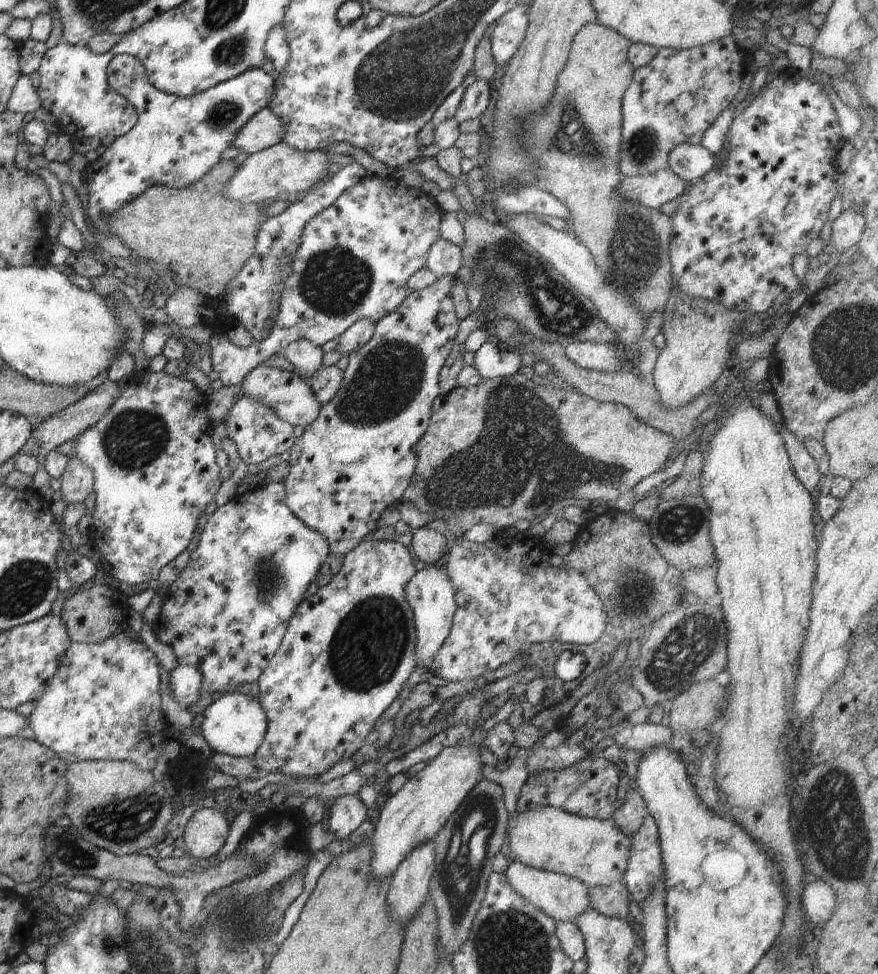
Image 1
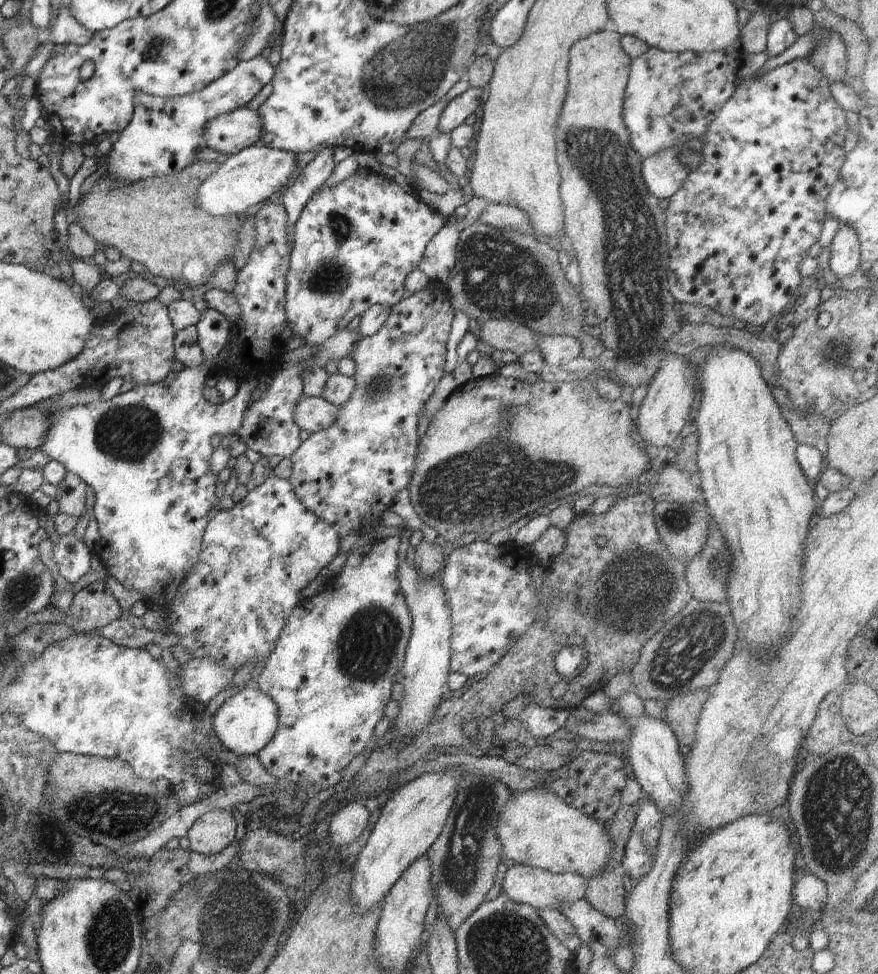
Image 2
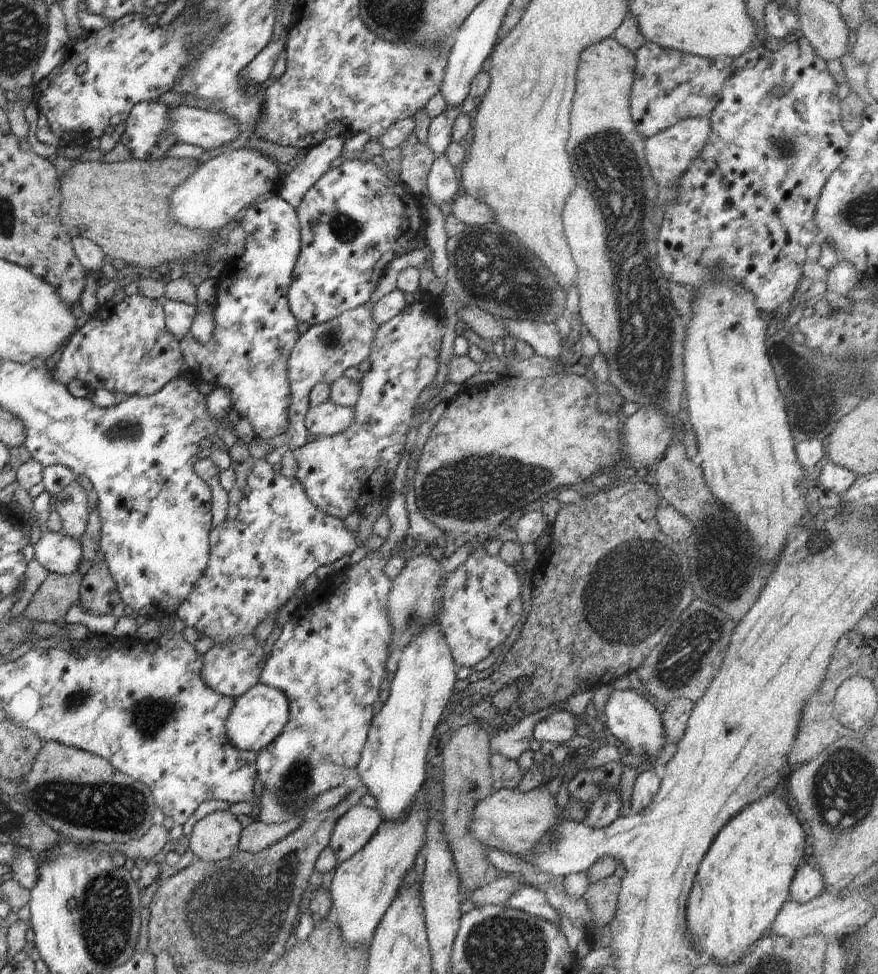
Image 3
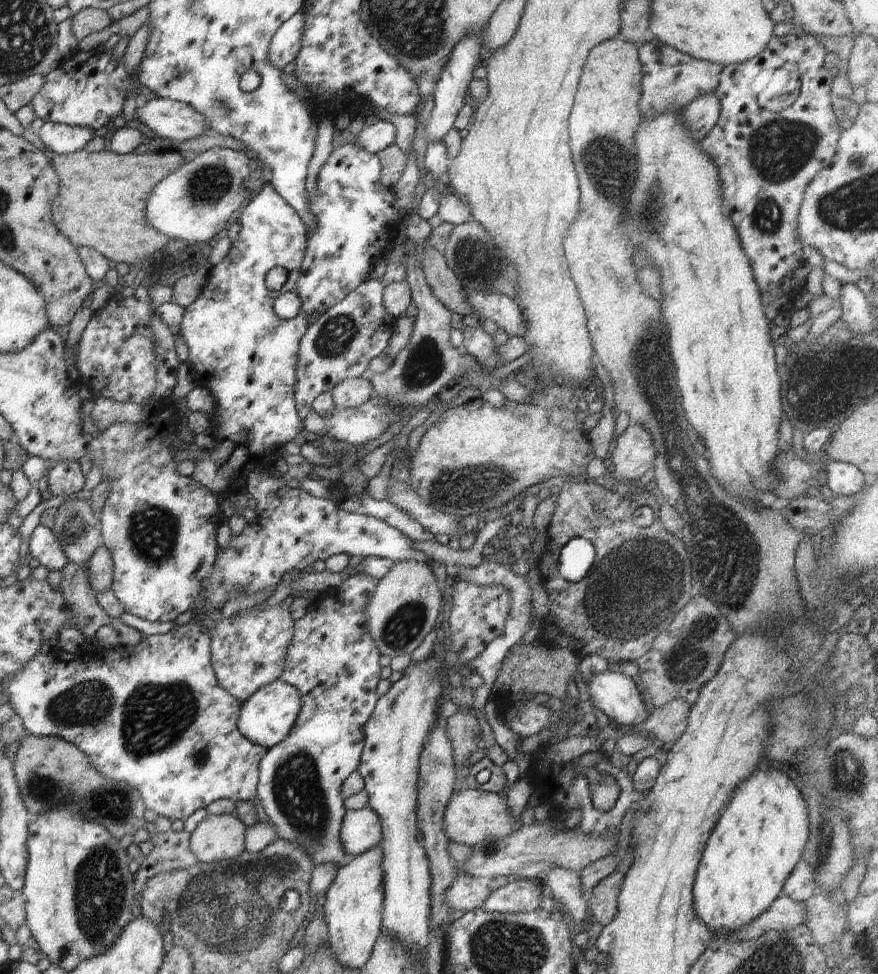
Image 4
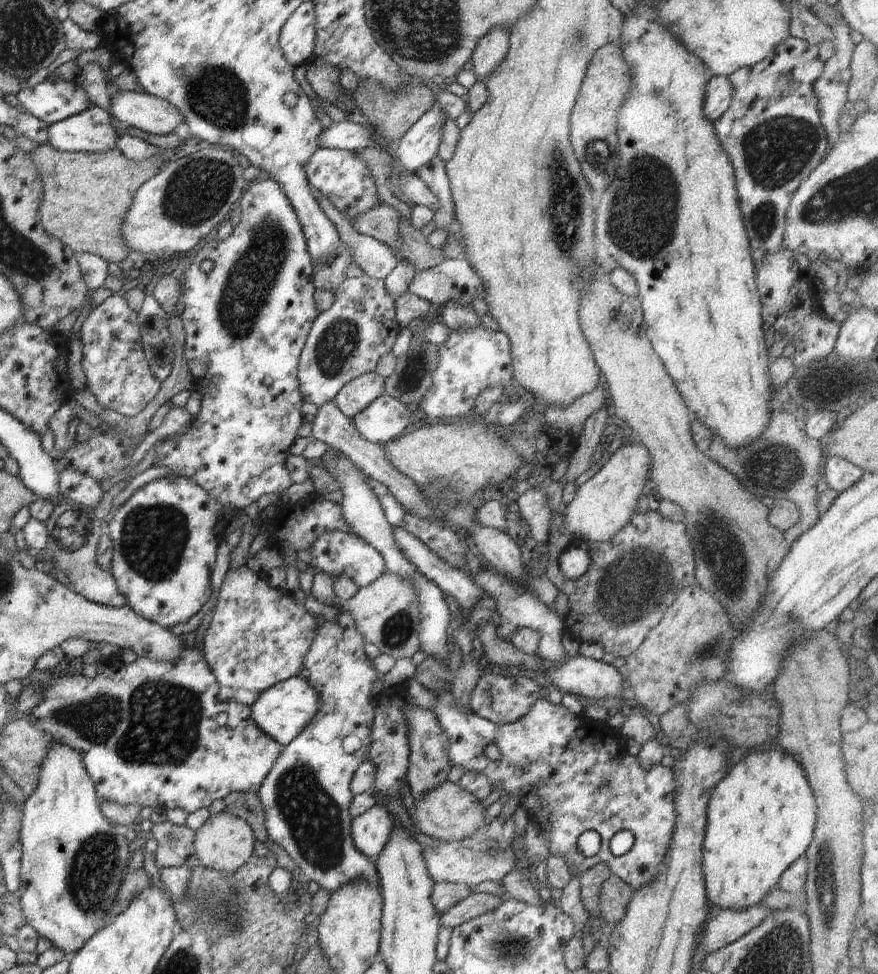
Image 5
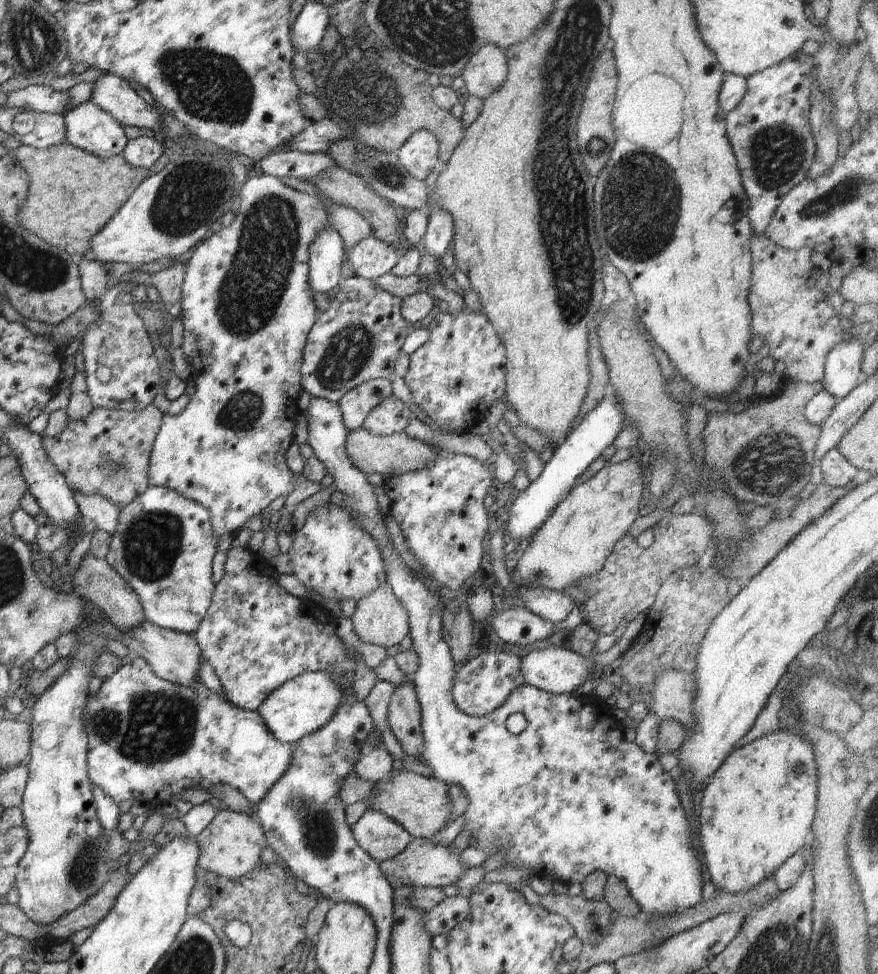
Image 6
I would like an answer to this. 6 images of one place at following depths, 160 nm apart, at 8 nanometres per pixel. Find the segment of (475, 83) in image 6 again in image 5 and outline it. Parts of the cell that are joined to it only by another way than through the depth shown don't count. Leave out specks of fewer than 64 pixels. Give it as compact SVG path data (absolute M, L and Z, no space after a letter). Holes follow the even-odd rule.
M494 27L477 42L473 50L470 68L474 69L477 80L483 80L504 60L509 49L509 29Z

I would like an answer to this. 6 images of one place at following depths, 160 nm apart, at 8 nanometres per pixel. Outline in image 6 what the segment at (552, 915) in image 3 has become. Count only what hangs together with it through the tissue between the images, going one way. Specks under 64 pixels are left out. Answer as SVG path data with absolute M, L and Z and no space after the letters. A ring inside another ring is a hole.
M459 894L446 897L432 910L425 911L425 929L432 938L438 934L448 934L457 924L469 916L471 900L468 895Z

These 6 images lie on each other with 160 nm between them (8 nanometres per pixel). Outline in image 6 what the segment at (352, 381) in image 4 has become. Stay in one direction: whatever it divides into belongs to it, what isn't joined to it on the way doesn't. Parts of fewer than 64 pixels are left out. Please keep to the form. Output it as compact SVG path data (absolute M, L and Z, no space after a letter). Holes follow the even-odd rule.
M372 379L349 390L338 402L345 427L357 431L370 411L390 395L392 385L388 379Z

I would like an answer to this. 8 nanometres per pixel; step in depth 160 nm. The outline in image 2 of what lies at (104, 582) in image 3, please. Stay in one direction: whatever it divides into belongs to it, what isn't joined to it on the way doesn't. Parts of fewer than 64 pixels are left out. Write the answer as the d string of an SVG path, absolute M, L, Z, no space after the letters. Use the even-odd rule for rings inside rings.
M104 582L92 583L74 595L63 622L74 633L82 635L108 626L120 619L122 614L109 587Z

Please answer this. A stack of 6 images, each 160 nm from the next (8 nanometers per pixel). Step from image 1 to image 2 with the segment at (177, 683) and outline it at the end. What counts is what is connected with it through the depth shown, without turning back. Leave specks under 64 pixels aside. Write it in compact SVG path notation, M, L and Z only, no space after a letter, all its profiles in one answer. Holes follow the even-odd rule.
M192 658L180 668L183 691L190 699L202 705L224 690L232 682L232 675L238 670L207 658Z

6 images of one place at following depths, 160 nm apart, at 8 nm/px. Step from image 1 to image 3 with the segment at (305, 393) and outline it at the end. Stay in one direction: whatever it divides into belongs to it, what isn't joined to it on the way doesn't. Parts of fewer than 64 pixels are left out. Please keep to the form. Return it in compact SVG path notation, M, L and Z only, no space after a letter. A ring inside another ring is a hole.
M328 401L320 406L311 406L304 418L304 425L310 435L334 436L348 430L352 420L354 410L351 407L342 407Z

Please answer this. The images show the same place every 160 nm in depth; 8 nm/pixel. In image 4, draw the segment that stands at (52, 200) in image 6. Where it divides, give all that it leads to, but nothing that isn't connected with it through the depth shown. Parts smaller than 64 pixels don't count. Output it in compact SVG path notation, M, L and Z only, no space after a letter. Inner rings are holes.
M170 148L169 150L160 150L154 153L145 153L145 154L137 154L128 153L125 155L121 155L115 153L114 151L100 151L100 152L87 152L85 149L81 151L76 151L73 153L68 153L65 155L57 155L54 160L51 161L53 169L56 171L56 174L59 178L59 191L54 199L52 204L51 213L53 216L53 221L55 227L62 233L70 242L73 242L78 247L90 247L94 250L97 250L105 256L110 263L113 265L119 262L126 262L126 264L137 265L139 262L142 262L147 256L150 256L152 253L156 251L162 250L171 240L166 235L163 235L161 232L158 232L156 229L153 229L152 225L149 225L149 220L147 219L147 214L145 210L147 209L147 200L153 188L164 180L169 174L176 172L183 164L184 158L182 157L180 150L173 150Z

